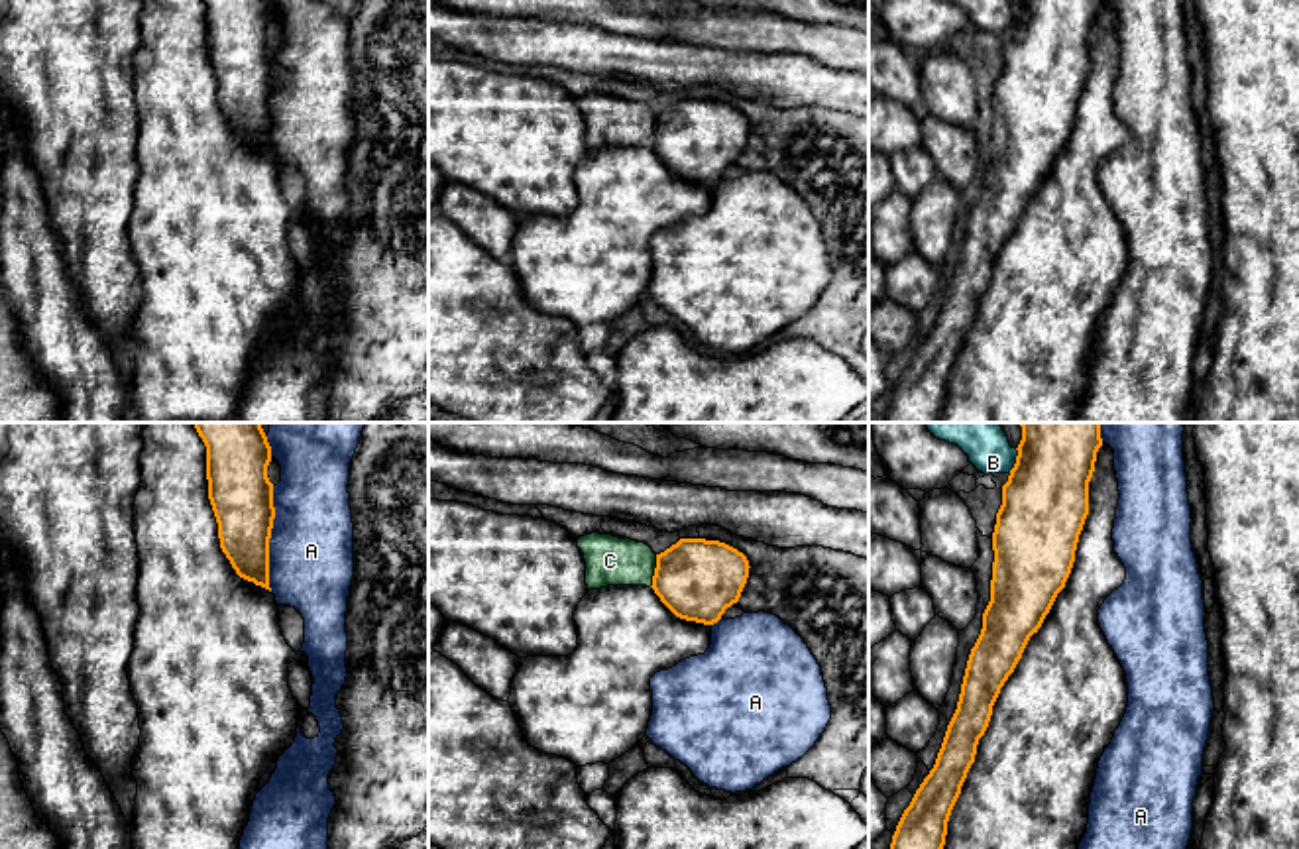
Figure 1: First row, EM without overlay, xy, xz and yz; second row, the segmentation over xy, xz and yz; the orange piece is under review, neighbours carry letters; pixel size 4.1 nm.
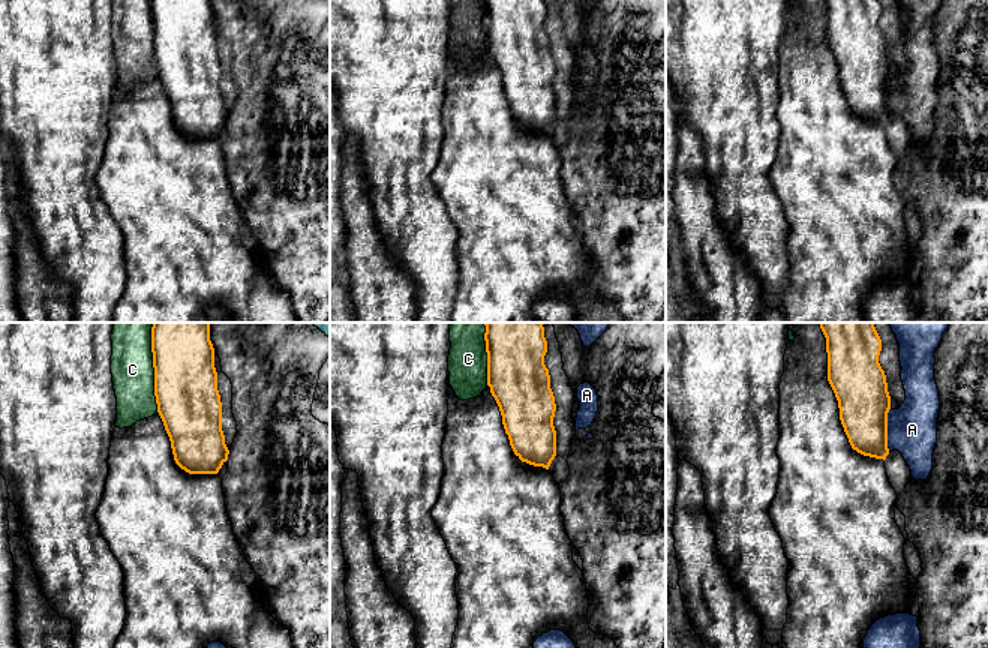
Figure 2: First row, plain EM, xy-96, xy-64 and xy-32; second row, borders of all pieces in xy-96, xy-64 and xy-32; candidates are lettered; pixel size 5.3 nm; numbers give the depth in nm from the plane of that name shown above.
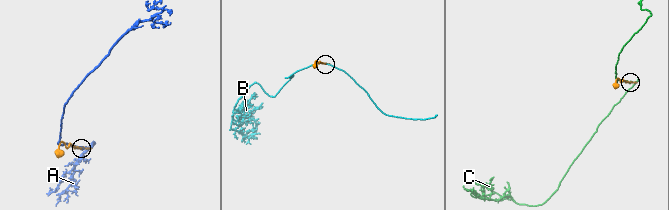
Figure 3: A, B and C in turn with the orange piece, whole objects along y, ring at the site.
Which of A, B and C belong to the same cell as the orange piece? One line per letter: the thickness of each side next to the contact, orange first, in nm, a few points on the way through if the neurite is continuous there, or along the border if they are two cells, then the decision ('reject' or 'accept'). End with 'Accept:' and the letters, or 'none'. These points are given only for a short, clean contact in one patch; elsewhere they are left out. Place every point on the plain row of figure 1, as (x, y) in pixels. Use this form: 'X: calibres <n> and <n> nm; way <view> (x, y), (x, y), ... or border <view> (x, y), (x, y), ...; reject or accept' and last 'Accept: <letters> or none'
A: calibres 260 and 360 nm; reject
B: calibres 360 and 140 nm; border yz (1016, 8), (1016, 20), (1009, 30); reject
C: calibres 320 and 200 nm; reject
Accept: none

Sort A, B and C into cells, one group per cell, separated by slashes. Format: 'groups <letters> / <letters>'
groups A / B / C

